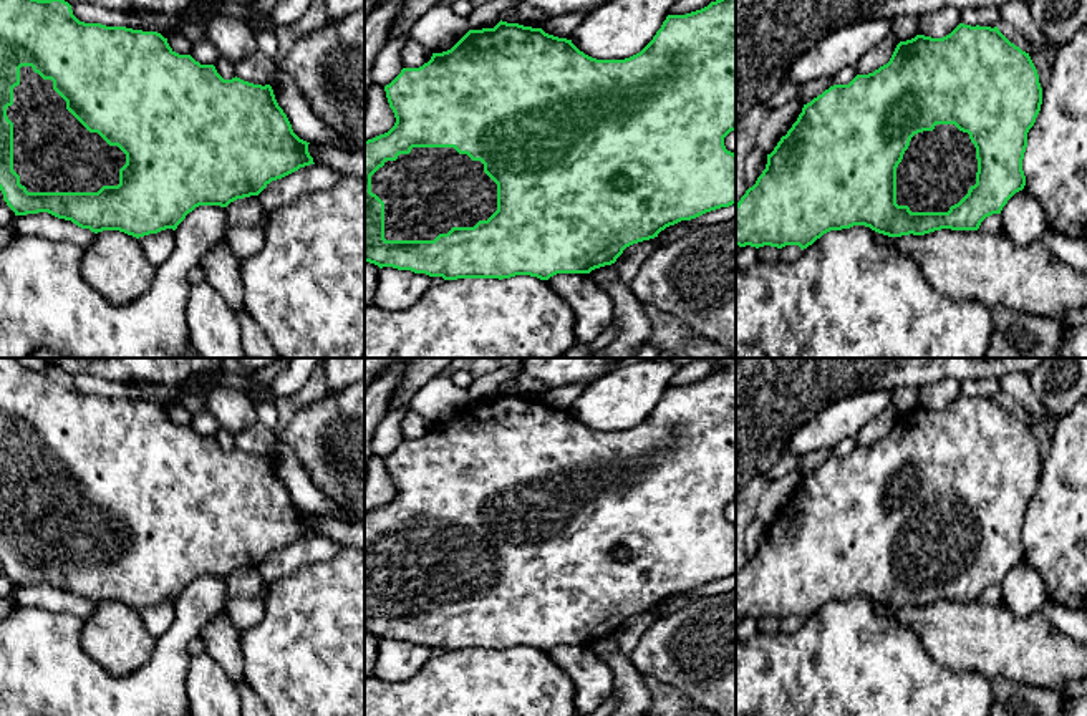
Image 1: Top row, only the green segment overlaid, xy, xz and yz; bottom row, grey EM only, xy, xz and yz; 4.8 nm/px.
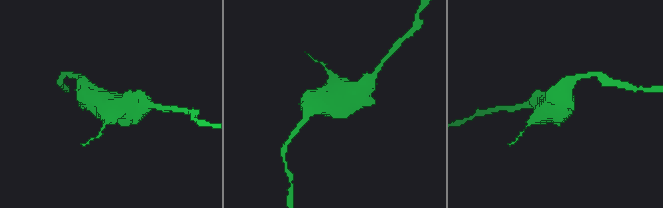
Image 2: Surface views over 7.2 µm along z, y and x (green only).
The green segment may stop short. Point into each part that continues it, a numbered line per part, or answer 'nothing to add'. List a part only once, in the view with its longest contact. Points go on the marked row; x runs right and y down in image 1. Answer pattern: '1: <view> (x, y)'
1: xy (53, 151)

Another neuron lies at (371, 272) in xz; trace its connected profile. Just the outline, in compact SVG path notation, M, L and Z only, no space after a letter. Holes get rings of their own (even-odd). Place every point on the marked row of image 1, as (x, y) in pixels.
M365 262L365 307L371 305L378 290L379 267Z

